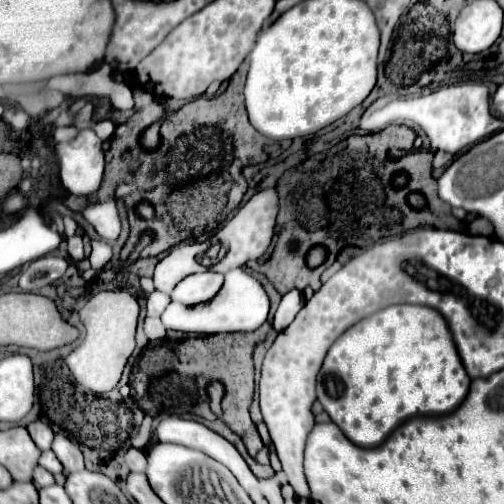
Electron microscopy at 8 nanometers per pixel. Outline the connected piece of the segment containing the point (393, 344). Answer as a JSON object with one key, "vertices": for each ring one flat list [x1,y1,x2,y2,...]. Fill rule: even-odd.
{"vertices":[[397,304,363,318,337,338,317,376,317,398,331,420,353,444,369,448,379,444,401,420,409,416,451,412,467,396,469,382,471,378,461,364,445,318,427,306]]}

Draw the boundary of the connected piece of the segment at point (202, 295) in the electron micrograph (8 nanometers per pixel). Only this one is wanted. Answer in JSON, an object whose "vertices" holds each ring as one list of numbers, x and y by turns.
{"vertices":[[201,272,201,274,191,274,185,280,177,284,173,290,173,300,183,302,187,306,209,302,223,286,223,274,219,272]]}

